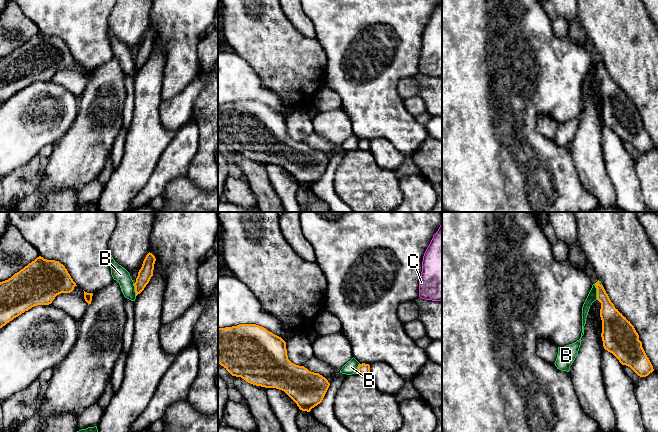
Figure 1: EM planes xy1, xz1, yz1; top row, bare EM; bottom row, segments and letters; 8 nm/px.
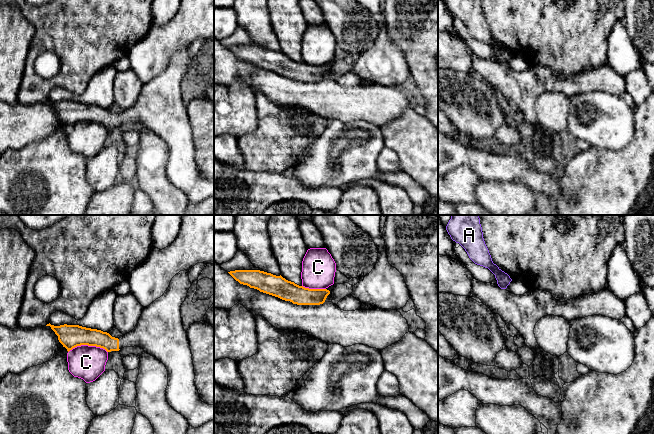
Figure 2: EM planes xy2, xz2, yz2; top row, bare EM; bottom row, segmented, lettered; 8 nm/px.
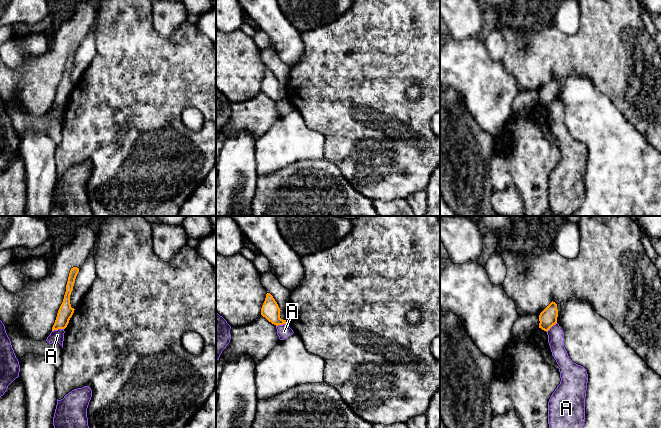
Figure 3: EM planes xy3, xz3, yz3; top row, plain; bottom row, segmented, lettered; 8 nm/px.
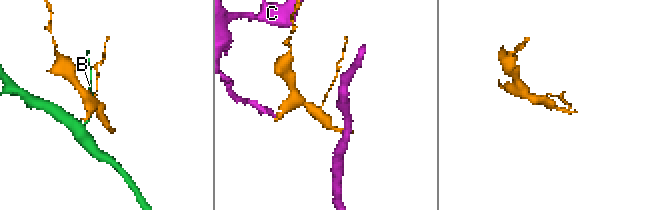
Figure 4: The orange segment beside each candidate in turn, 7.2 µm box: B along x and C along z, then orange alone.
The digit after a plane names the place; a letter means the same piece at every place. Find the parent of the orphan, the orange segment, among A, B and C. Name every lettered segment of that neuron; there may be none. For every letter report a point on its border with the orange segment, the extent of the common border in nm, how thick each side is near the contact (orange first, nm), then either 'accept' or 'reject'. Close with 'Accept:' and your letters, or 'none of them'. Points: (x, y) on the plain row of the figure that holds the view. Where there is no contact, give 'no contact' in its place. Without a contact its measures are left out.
A: xy3 (57, 105) | 100 nm | 120/100 nm | reject
B: yz1 (597, 67) | 140 nm | 160/80 nm | reject
C: xy2 (87, 120) | 320 nm | 190/280 nm | reject
Accept: none of them

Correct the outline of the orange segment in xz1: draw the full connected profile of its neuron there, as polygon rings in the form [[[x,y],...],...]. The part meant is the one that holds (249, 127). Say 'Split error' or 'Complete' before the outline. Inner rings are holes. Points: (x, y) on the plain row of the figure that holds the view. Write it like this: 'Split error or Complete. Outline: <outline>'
Complete. Outline: [[[256,100],[218,104],[218,139],[232,152],[265,164],[284,167],[302,187],[310,188],[320,180],[330,162],[328,156],[288,135],[286,118],[279,112]]]

